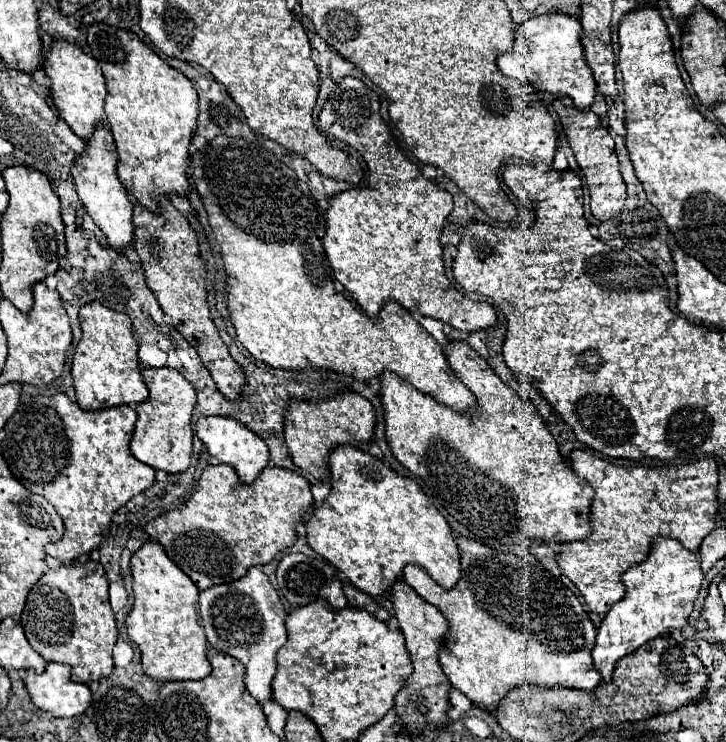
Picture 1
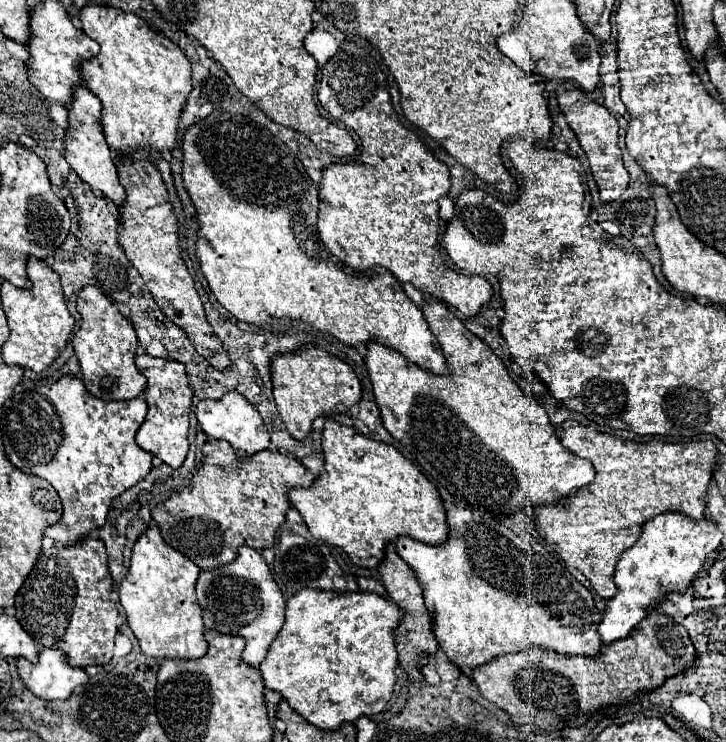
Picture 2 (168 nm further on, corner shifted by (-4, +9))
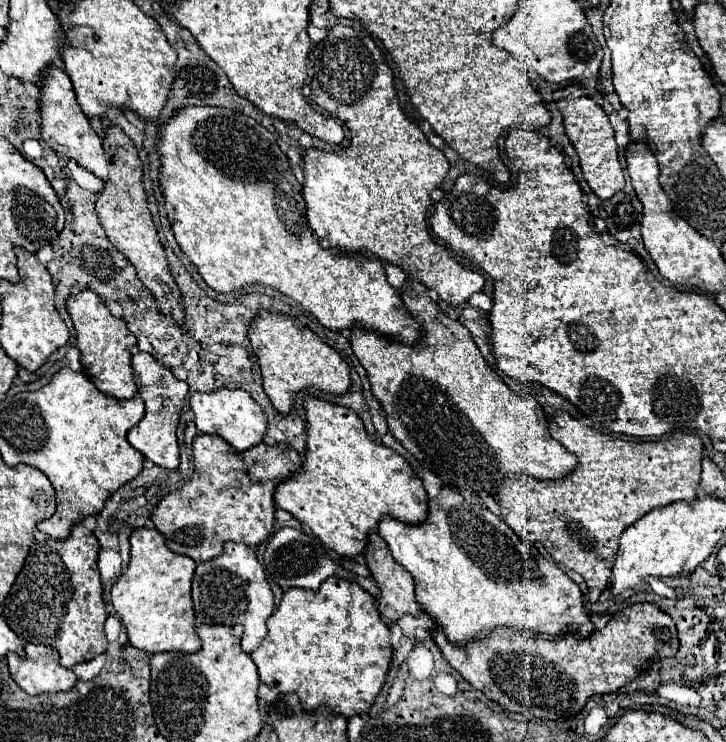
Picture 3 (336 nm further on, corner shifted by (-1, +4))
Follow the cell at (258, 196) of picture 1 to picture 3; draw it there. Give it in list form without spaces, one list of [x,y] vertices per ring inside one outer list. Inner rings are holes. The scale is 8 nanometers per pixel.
[[[185,106],[159,126],[159,136],[159,184],[163,188],[171,230],[175,232],[181,250],[197,266],[197,272],[213,290],[229,294],[247,284],[263,284],[297,300],[331,330],[361,324],[395,340],[405,340],[405,344],[415,344],[419,340],[421,328],[405,310],[399,292],[387,284],[381,260],[365,258],[363,254],[351,256],[325,250],[319,244],[305,218],[301,184],[291,174],[287,156],[281,152],[267,128],[237,110]]]

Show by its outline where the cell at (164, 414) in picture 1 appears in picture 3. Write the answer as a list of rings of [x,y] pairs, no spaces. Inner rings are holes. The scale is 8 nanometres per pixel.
[[[139,352],[133,356],[133,372],[137,378],[139,396],[145,402],[145,416],[135,428],[129,430],[127,440],[135,450],[139,450],[153,464],[175,470],[179,466],[179,444],[177,444],[175,430],[179,424],[183,400],[189,392],[187,382],[177,380],[169,368],[161,366],[151,354],[145,354],[145,352]]]

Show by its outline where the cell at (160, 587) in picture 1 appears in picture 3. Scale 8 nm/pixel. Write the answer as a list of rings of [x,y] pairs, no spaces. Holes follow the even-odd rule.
[[[135,528],[129,542],[129,566],[111,588],[111,604],[127,628],[129,642],[149,654],[167,650],[197,652],[201,642],[195,634],[195,612],[191,604],[195,562],[185,554],[171,552],[155,528]]]

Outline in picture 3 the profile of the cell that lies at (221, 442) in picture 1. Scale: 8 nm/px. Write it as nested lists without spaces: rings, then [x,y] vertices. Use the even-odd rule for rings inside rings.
[[[219,388],[213,392],[197,392],[191,396],[189,404],[191,404],[191,410],[195,412],[197,430],[201,434],[217,434],[217,436],[225,438],[237,452],[259,444],[265,436],[267,416],[265,416],[263,408],[245,390]]]

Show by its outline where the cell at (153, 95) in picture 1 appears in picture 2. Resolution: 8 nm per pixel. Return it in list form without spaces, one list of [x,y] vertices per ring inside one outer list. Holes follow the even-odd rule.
[[[88,5],[80,11],[80,21],[82,31],[100,43],[100,53],[94,57],[94,61],[84,63],[82,75],[90,91],[102,101],[102,125],[110,149],[122,155],[132,155],[138,151],[172,151],[178,143],[180,115],[186,107],[188,93],[192,91],[190,61],[186,59],[182,49],[152,31],[152,27],[138,15],[120,9]]]

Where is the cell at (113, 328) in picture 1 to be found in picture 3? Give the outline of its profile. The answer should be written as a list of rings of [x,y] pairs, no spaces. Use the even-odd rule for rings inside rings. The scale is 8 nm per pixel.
[[[83,290],[79,294],[69,296],[65,306],[75,326],[77,348],[81,352],[81,364],[85,366],[87,376],[101,392],[113,398],[133,398],[137,394],[137,386],[133,382],[131,370],[131,348],[137,344],[137,338],[127,330],[125,322],[113,316],[105,302],[91,290]]]

